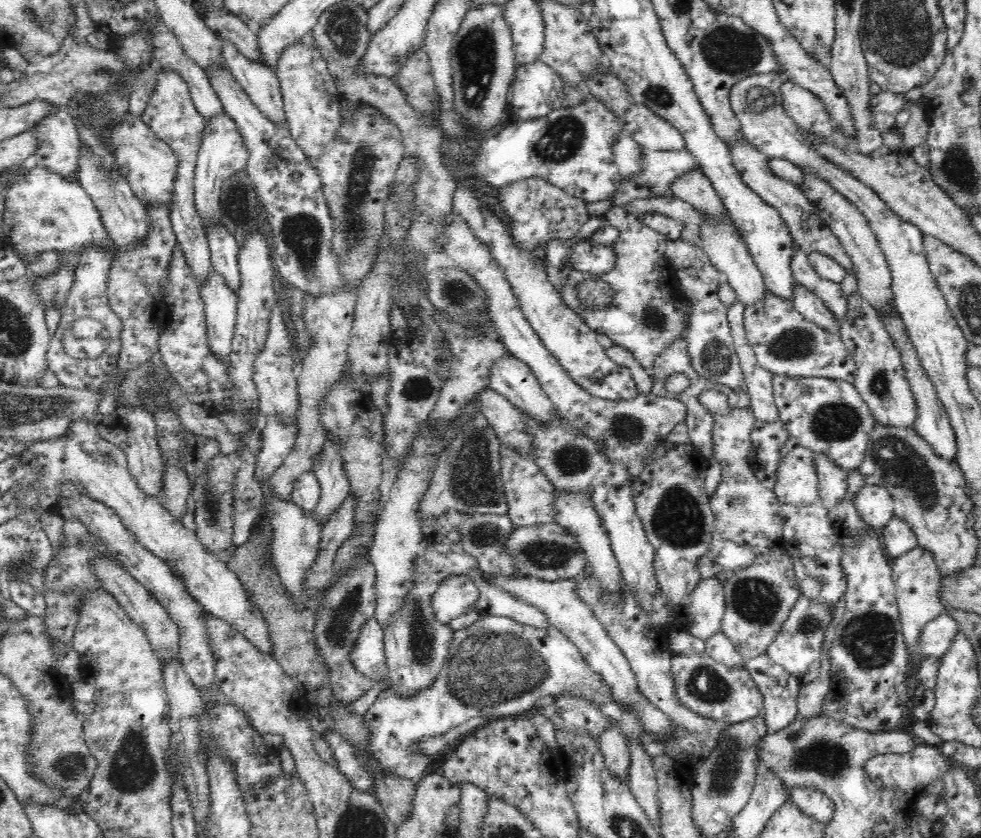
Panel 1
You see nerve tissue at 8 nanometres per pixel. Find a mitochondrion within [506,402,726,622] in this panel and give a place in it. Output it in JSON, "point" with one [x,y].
{"point":[678,520]}

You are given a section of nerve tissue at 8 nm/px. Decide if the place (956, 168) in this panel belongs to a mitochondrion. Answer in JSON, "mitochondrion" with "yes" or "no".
{"mitochondrion":"yes"}

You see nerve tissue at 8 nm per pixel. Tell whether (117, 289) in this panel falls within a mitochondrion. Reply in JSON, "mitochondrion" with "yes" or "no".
{"mitochondrion":"no"}

